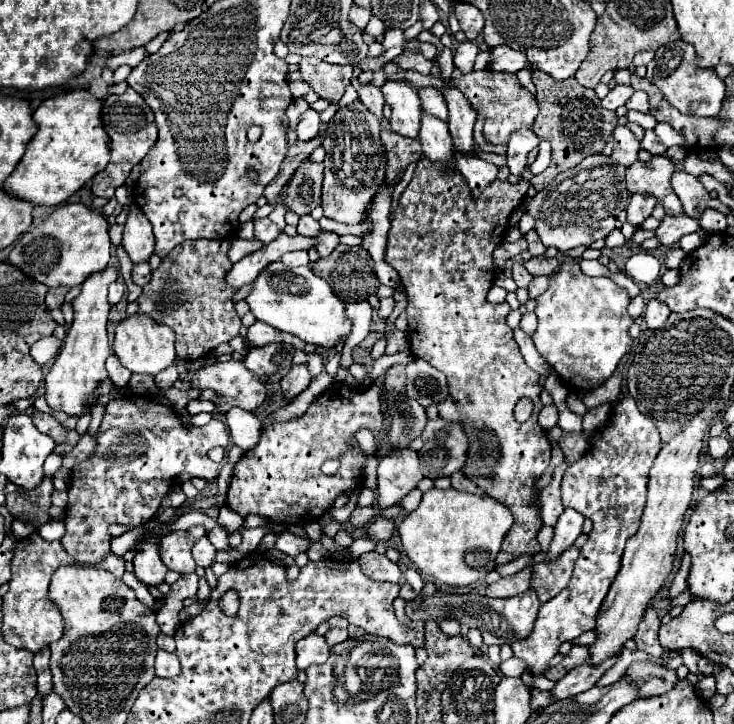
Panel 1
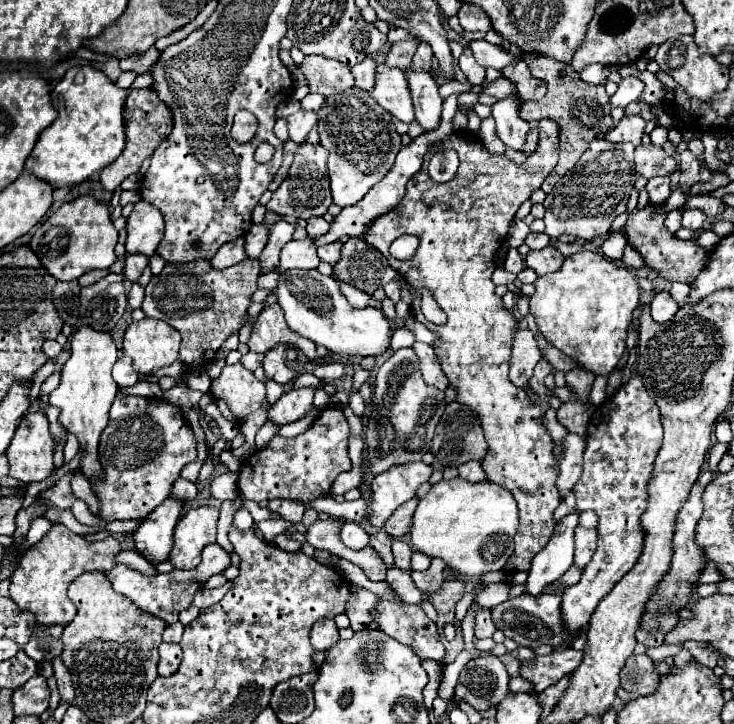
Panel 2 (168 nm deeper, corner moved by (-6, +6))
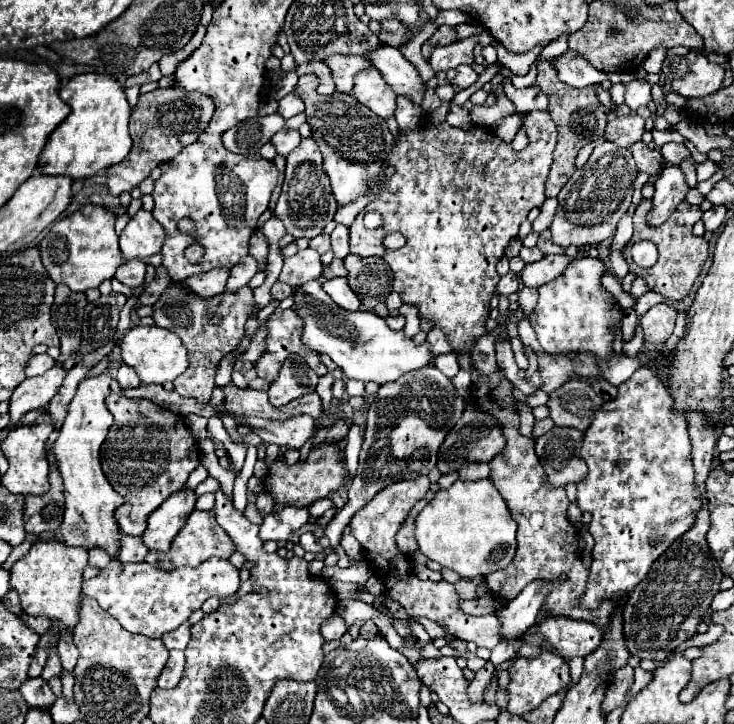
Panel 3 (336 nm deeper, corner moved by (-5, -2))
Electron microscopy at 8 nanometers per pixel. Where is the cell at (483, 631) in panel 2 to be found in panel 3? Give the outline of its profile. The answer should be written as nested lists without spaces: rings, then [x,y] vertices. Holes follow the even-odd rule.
[[[416,477],[412,481],[400,481],[400,483],[392,483],[390,487],[386,487],[384,491],[380,491],[380,495],[376,495],[370,503],[366,503],[360,511],[356,511],[356,515],[350,521],[350,531],[352,535],[358,539],[358,543],[364,549],[364,557],[366,561],[372,565],[374,571],[386,571],[386,573],[376,573],[382,583],[384,589],[382,593],[400,603],[408,615],[422,615],[428,617],[432,621],[436,621],[438,625],[442,625],[446,629],[448,635],[462,639],[462,641],[472,641],[478,647],[496,647],[500,643],[500,623],[496,619],[496,615],[482,615],[482,617],[474,617],[474,615],[466,615],[460,611],[458,607],[458,593],[454,591],[454,585],[440,581],[440,583],[432,583],[432,581],[420,581],[414,575],[414,567],[412,567],[412,559],[406,557],[398,547],[396,547],[396,533],[400,529],[400,525],[404,523],[404,519],[408,517],[410,509],[414,507],[416,501],[424,499],[426,491],[430,487],[428,477]]]

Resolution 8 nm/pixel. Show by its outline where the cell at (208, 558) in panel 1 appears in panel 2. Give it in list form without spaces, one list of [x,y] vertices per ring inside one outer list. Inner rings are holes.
[[[209,543],[203,549],[203,561],[195,569],[189,569],[189,571],[175,569],[171,573],[157,573],[155,577],[147,577],[147,575],[143,575],[139,571],[133,571],[133,569],[125,567],[125,565],[117,565],[113,571],[107,573],[107,577],[113,583],[113,589],[117,593],[129,597],[141,611],[153,613],[153,615],[161,617],[165,623],[173,623],[173,621],[177,621],[177,615],[191,605],[193,593],[197,589],[201,589],[203,583],[211,575],[217,575],[227,567],[229,567],[229,553],[219,543]]]

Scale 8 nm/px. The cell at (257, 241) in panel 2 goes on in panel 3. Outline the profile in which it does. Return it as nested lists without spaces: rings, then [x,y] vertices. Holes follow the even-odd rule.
[[[246,255],[244,259],[240,259],[240,263],[236,263],[236,267],[230,269],[226,291],[238,291],[240,287],[248,285],[248,281],[256,275],[256,271],[258,271],[256,259],[252,255]]]

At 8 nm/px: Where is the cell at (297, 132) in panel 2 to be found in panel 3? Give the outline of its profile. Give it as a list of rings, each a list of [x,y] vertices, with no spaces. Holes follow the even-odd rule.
[[[284,129],[284,131],[278,131],[270,143],[276,147],[276,153],[278,153],[278,155],[286,157],[292,149],[298,147],[298,143],[300,143],[300,133],[294,131],[294,129]]]

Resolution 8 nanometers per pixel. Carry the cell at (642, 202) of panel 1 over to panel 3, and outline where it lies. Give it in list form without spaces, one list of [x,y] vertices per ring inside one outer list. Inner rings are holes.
[[[666,165],[660,179],[654,185],[656,185],[656,193],[652,199],[654,207],[648,213],[648,225],[658,227],[668,219],[668,215],[672,215],[676,205],[684,201],[690,187],[678,165]]]

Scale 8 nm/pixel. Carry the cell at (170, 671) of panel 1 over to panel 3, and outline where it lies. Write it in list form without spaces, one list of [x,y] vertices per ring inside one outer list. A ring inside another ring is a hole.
[[[170,651],[170,659],[168,659],[168,663],[158,679],[158,687],[164,687],[164,689],[176,687],[180,677],[182,677],[182,671],[184,671],[184,653]]]

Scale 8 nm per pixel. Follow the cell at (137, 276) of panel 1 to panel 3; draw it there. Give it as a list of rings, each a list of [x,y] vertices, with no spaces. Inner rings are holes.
[[[130,259],[130,261],[124,261],[116,275],[114,275],[120,283],[128,285],[128,287],[140,287],[146,279],[146,261],[142,259]]]

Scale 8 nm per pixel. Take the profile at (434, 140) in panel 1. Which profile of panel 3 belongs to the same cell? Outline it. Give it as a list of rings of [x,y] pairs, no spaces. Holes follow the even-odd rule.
[[[378,45],[376,49],[368,51],[364,59],[368,59],[372,67],[380,71],[380,75],[394,89],[396,95],[408,95],[414,103],[422,103],[424,81],[398,49]]]

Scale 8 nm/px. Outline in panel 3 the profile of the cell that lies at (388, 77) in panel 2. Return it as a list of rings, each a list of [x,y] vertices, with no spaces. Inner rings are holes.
[[[364,69],[356,75],[352,97],[356,97],[358,103],[368,107],[382,119],[388,119],[394,115],[396,93],[388,87],[388,83],[384,83],[382,75],[376,69]]]

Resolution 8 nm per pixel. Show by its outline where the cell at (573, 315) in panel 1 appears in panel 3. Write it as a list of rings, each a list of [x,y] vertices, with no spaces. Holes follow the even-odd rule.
[[[576,257],[560,277],[538,289],[540,299],[530,319],[546,353],[590,351],[598,357],[606,357],[612,351],[614,333],[610,331],[610,325],[622,321],[622,311],[612,307],[612,295],[600,283],[602,271],[604,263],[600,259]]]

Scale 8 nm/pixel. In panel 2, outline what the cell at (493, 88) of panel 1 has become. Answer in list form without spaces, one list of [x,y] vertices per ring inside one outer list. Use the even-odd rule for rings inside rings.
[[[499,77],[497,81],[485,81],[481,85],[481,93],[485,95],[491,95],[495,99],[507,99],[507,97],[517,97],[517,87],[513,87],[513,81],[511,79],[505,79],[505,77]]]

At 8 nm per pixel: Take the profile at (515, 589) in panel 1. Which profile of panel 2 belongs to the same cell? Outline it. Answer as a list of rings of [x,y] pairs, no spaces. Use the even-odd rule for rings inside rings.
[[[491,583],[483,589],[483,593],[477,597],[477,601],[483,605],[483,607],[493,607],[493,605],[499,605],[503,603],[507,597],[509,597],[509,591],[511,591],[511,583]]]

